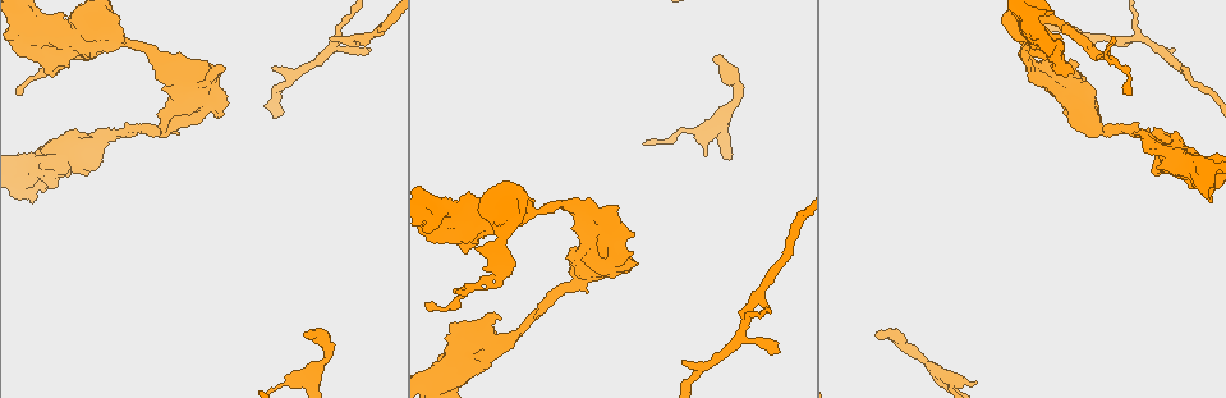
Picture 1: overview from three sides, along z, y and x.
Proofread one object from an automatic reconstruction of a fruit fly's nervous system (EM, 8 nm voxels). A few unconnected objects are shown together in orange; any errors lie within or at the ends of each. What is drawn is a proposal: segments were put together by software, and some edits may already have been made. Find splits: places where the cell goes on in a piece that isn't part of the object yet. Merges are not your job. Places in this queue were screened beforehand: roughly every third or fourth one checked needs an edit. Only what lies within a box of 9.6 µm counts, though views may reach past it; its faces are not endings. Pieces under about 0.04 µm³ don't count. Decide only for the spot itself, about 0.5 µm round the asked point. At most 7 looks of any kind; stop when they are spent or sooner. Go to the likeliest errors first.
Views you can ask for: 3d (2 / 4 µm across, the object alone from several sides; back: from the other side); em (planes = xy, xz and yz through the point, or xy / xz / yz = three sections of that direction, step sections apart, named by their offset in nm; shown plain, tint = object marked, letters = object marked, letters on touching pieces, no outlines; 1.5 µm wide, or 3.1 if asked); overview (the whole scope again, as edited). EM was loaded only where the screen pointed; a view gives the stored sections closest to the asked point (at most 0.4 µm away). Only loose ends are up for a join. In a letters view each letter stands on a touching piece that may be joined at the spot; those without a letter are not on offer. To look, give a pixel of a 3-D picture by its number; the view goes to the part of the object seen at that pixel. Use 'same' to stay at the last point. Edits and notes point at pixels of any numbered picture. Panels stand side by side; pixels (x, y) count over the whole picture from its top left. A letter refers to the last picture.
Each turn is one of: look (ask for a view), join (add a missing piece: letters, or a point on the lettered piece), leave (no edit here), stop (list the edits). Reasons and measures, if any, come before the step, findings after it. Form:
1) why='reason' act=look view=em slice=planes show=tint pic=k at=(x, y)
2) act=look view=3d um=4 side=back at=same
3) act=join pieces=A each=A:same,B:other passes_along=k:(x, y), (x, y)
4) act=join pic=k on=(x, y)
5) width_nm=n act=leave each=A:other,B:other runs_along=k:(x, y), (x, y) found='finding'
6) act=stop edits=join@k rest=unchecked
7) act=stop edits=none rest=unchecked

why='an open end' act=look view=em slice=planes show=letters pic=1 at=(879, 336)

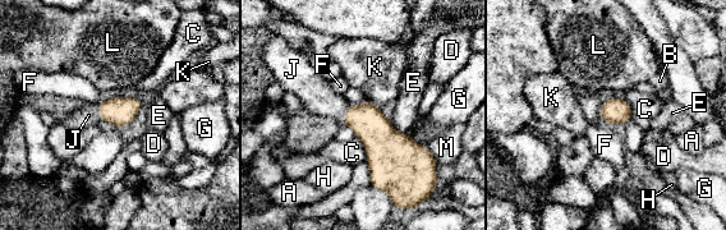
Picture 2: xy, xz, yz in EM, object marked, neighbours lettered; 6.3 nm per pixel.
width_nm=160 act=join pieces=J each=A:other,B:other,C:other,D:other,E:other,F:other,G:other,H:other,J:same,K:other,L:other,M:other passes_along=2:(376, 132), (345, 114), (313, 91) found='it goes on there'

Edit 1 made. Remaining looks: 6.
act=look view=em slice=planes show=letters pic=1 at=(273, 69)

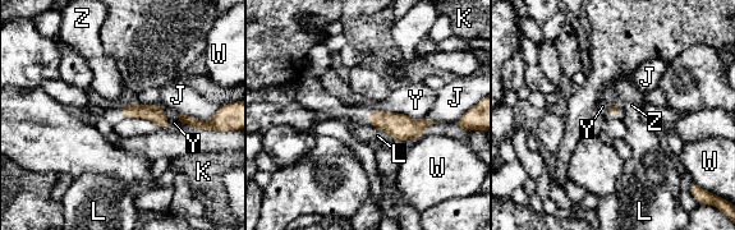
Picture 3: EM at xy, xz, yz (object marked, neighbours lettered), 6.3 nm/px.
act=leave each=J:other,K:other,L:other,W:other,Y:other,Z:other border=3:(371, 109), (423, 118) found='no lettered piece goes on from it'

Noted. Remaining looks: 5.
why='branch stops here' act=look view=3d um=4 pic=1 at=(464, 251)

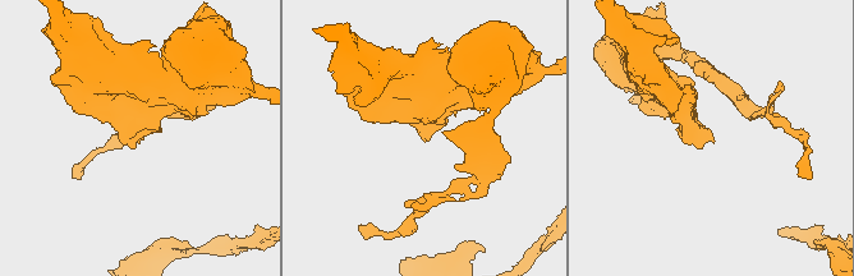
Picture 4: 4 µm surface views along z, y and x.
why='shape alone is not enough' act=look view=em slice=xy step=4 show=letters pic=4 at=(714, 140)

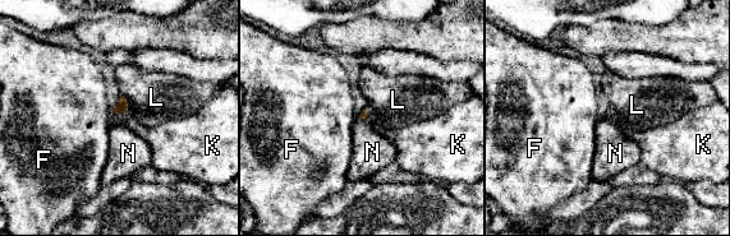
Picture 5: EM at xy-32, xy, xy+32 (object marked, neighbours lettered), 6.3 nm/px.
act=leave each=F:other,K:other,L:other,N:other border=5:(108, 109), (111, 116) found='no lettered piece goes on from it'

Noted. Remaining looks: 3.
act=stop edits=join@2 rest=unchecked

